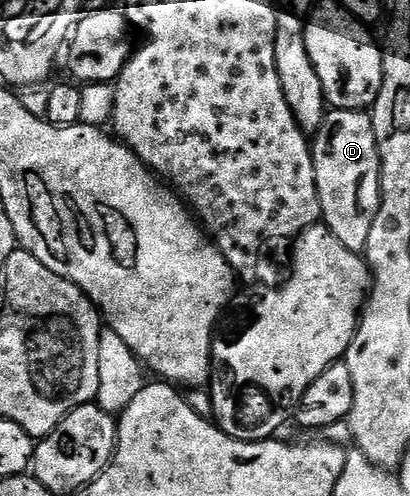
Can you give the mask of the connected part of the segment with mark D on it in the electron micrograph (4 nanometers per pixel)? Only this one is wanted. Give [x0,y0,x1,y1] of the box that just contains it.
[310,108,380,253]

